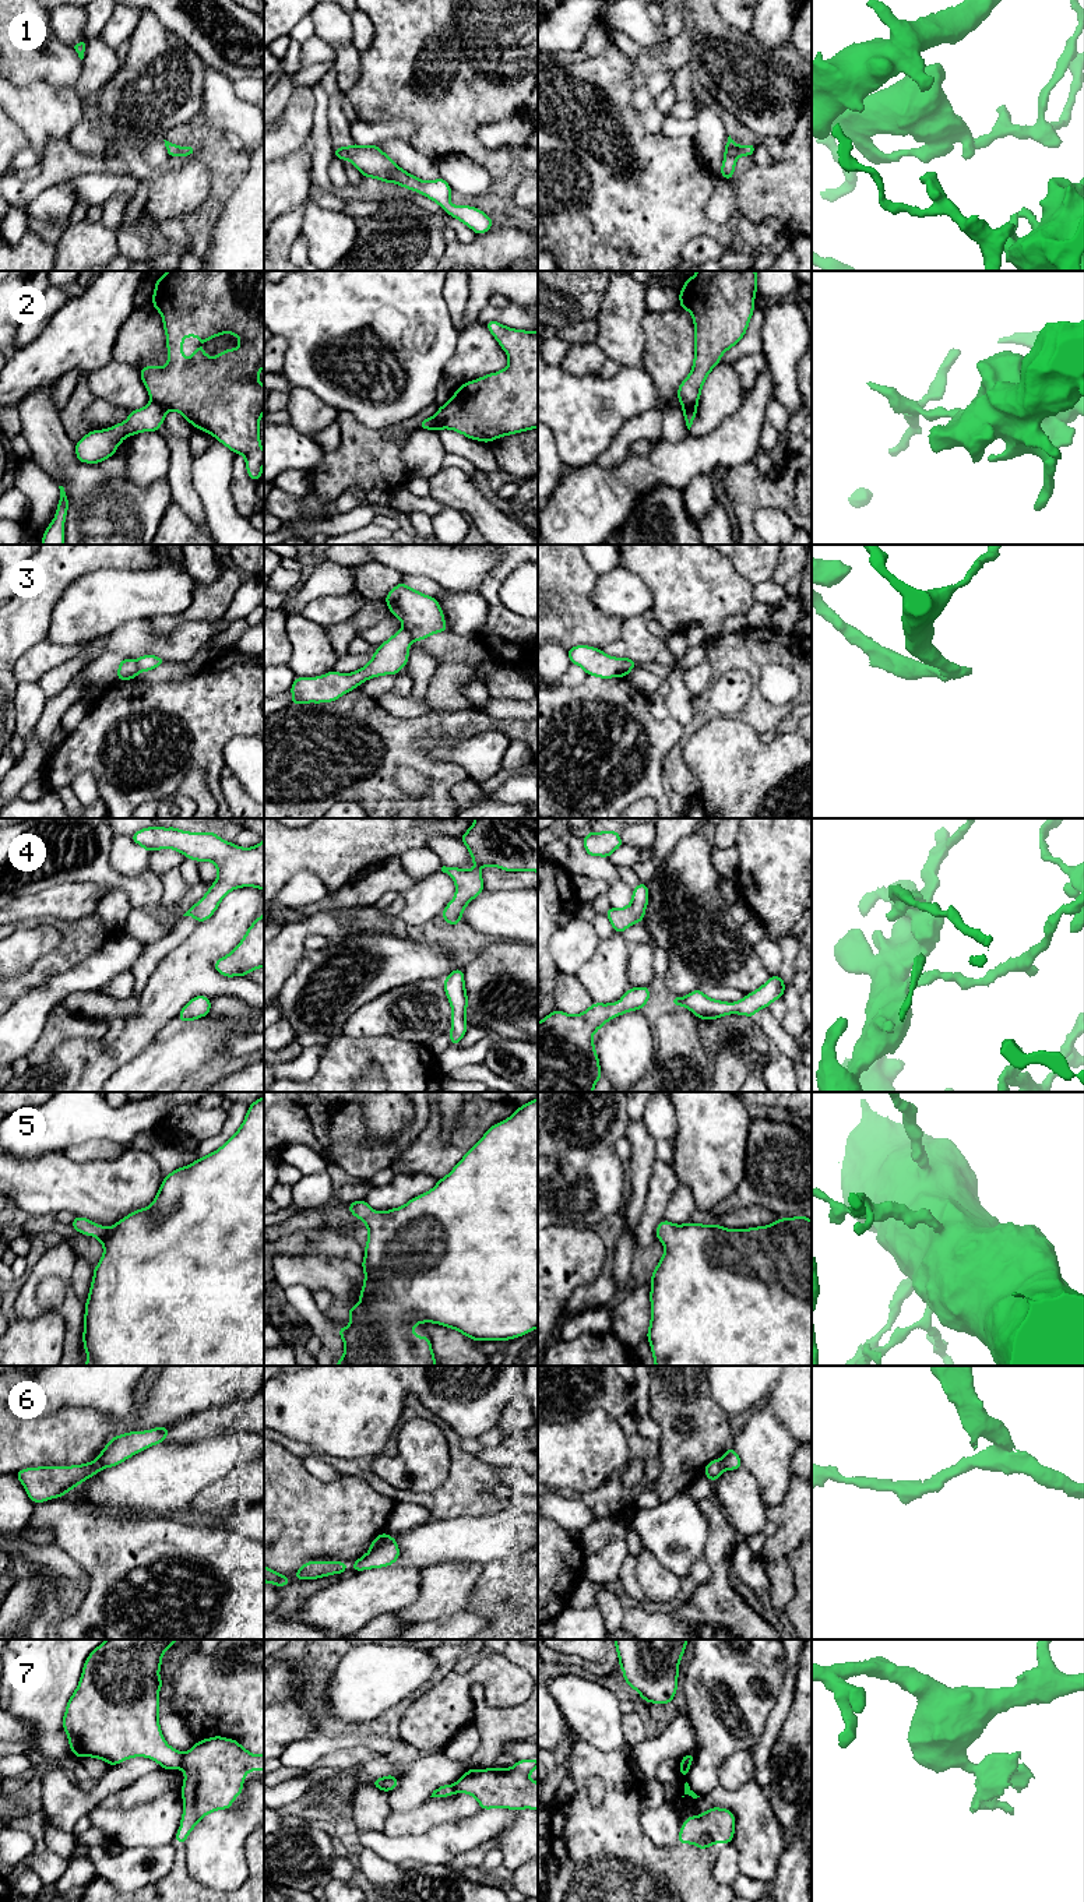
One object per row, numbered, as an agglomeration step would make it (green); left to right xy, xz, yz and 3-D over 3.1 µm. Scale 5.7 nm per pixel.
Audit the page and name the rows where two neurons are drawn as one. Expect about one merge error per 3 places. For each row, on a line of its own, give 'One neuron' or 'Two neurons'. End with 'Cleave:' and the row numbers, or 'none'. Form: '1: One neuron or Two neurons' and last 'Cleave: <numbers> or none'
1: One neuron
2: Two neurons
3: Two neurons
4: One neuron
5: One neuron
6: One neuron
7: Two neurons
Cleave: 2, 3, 7

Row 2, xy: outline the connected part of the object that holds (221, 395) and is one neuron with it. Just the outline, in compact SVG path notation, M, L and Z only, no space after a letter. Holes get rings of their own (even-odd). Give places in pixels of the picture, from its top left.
M168 271L156 278L152 306L162 316L168 364L140 370L151 401L179 412L196 429L242 454L249 478L258 480L264 464L258 433L264 413L264 385L258 383L264 367L264 271ZM225 332L237 337L240 345L210 357L203 351L204 342ZM184 337L201 339L187 360L183 359Z

